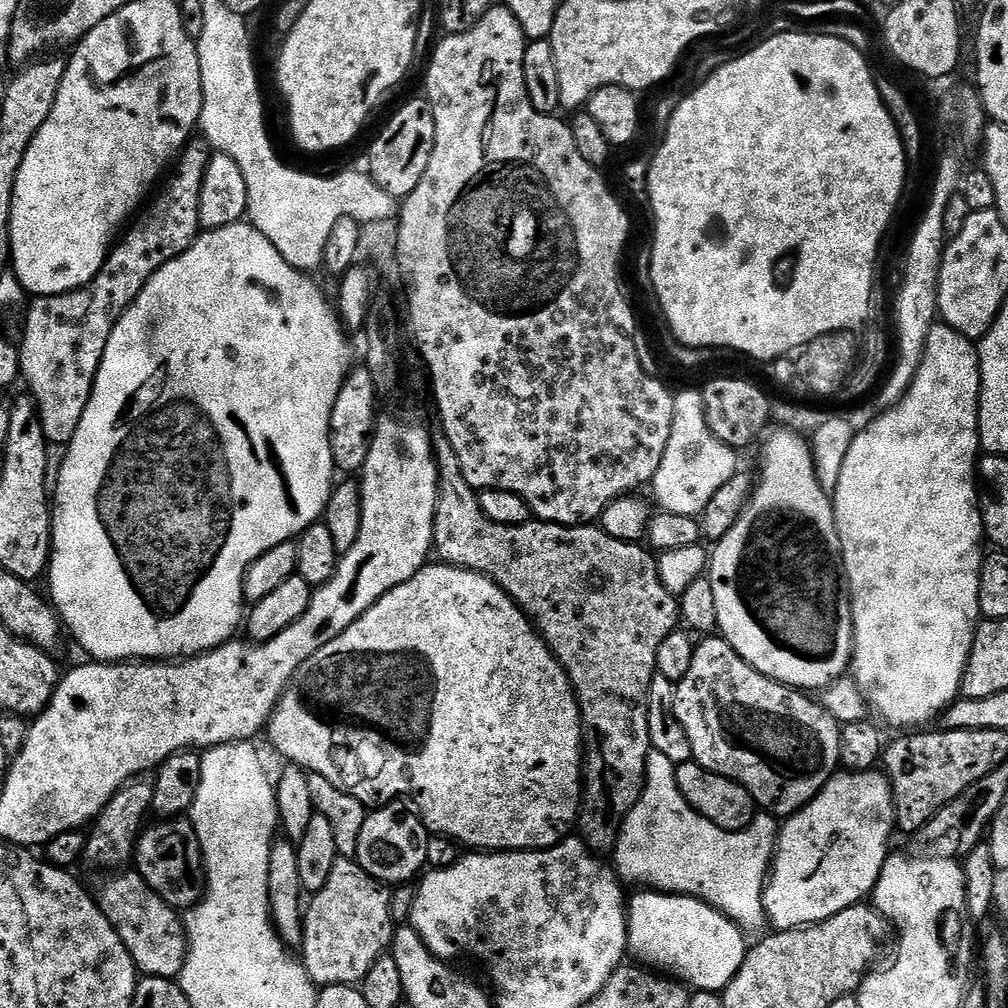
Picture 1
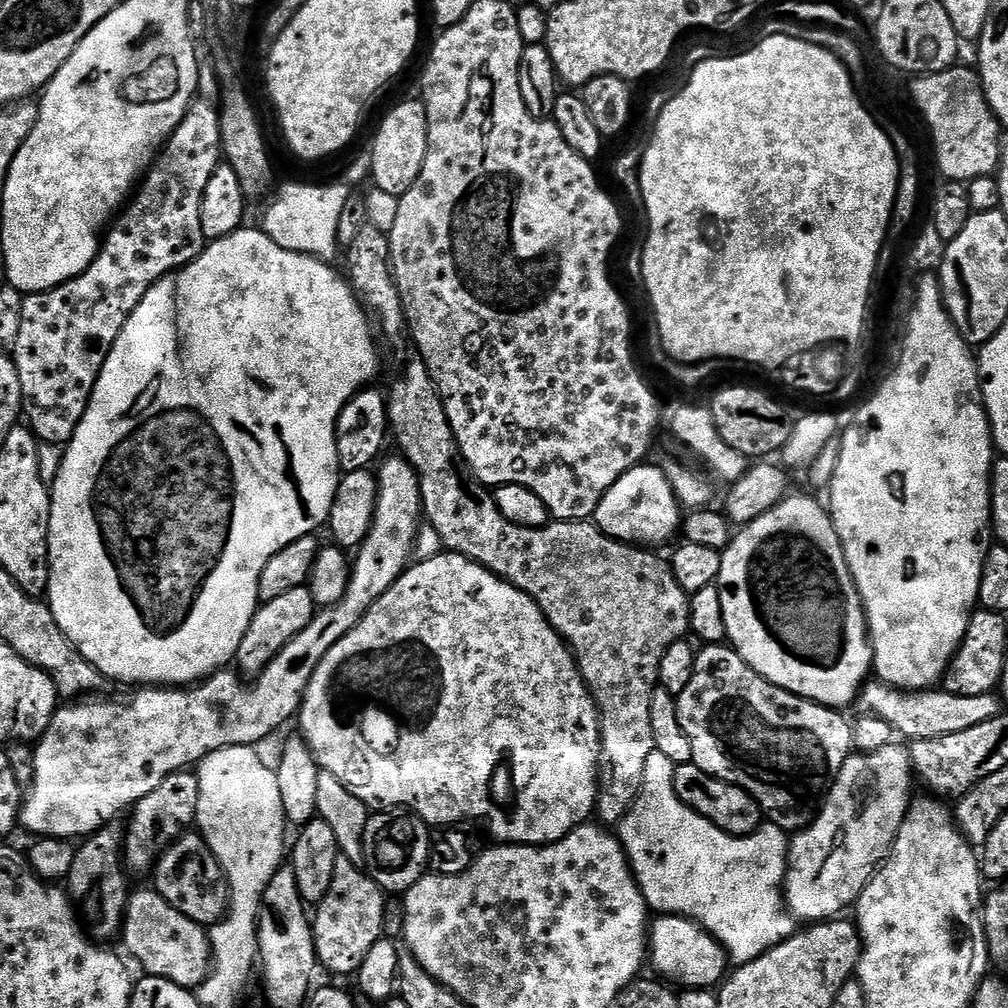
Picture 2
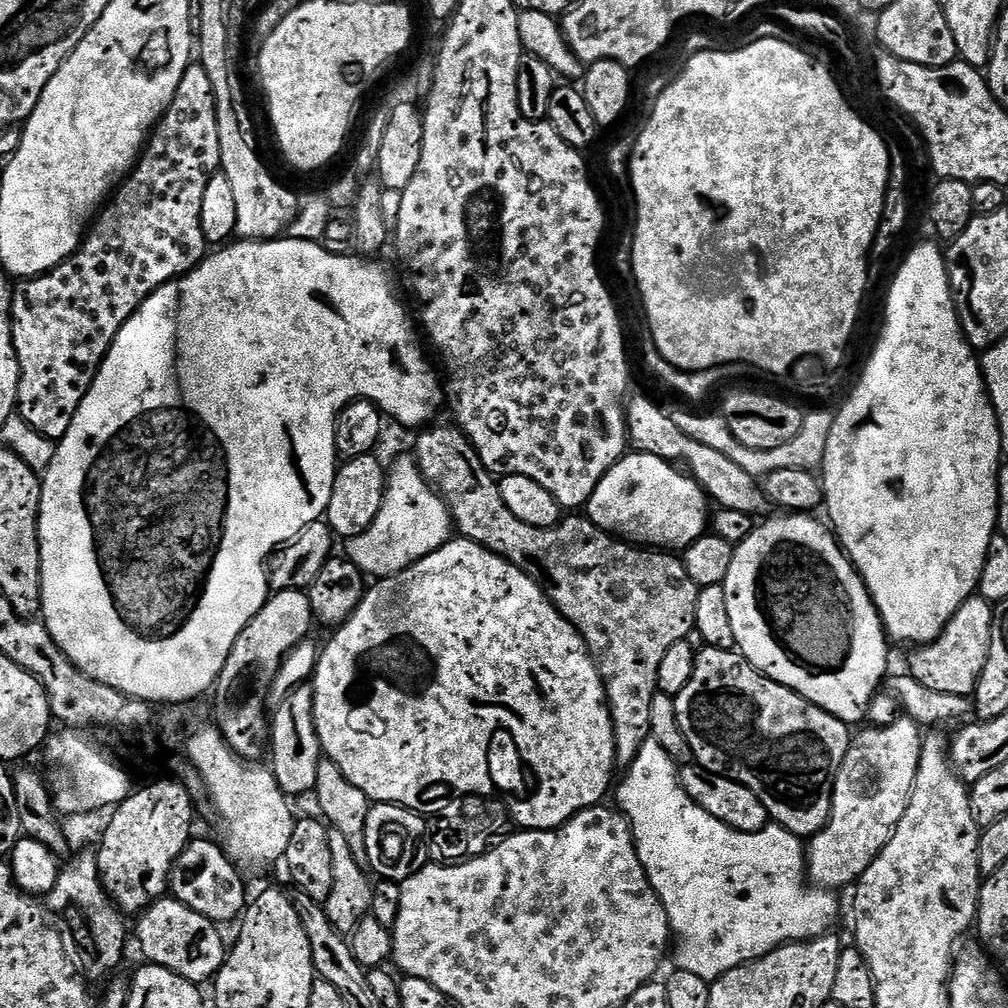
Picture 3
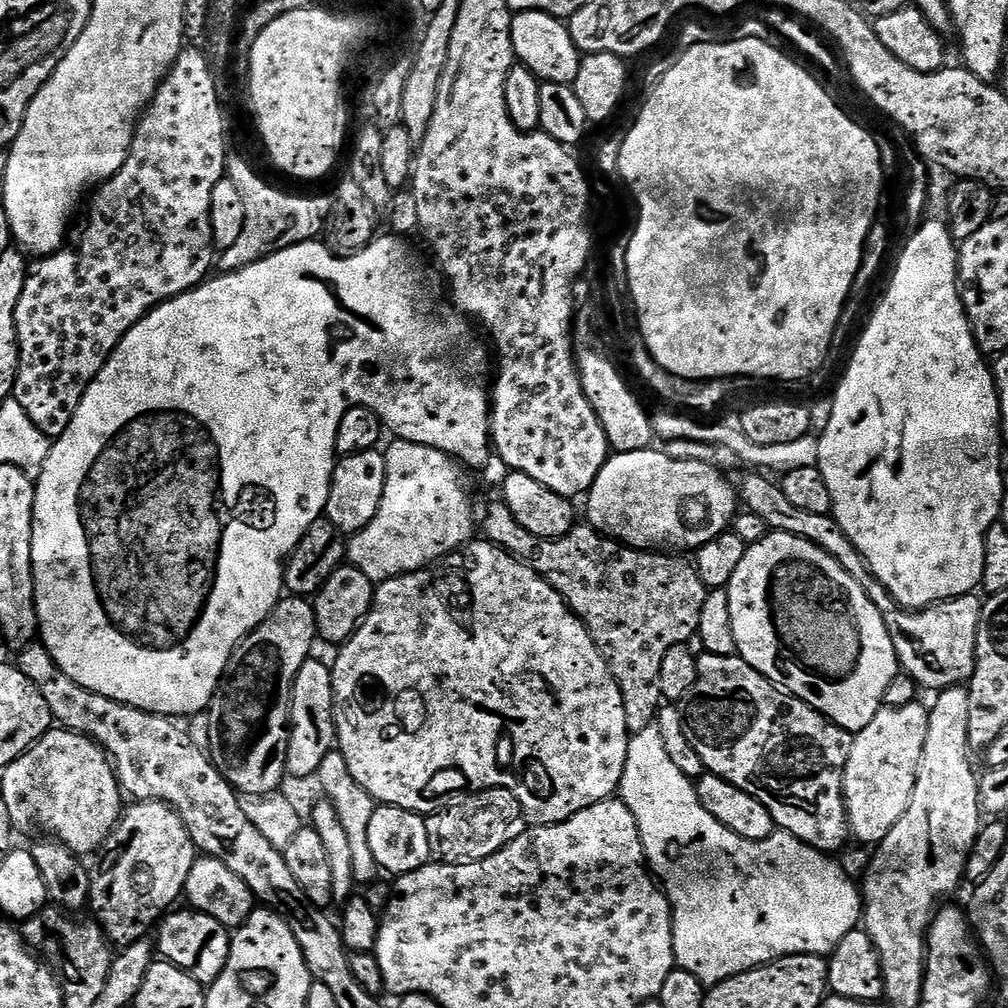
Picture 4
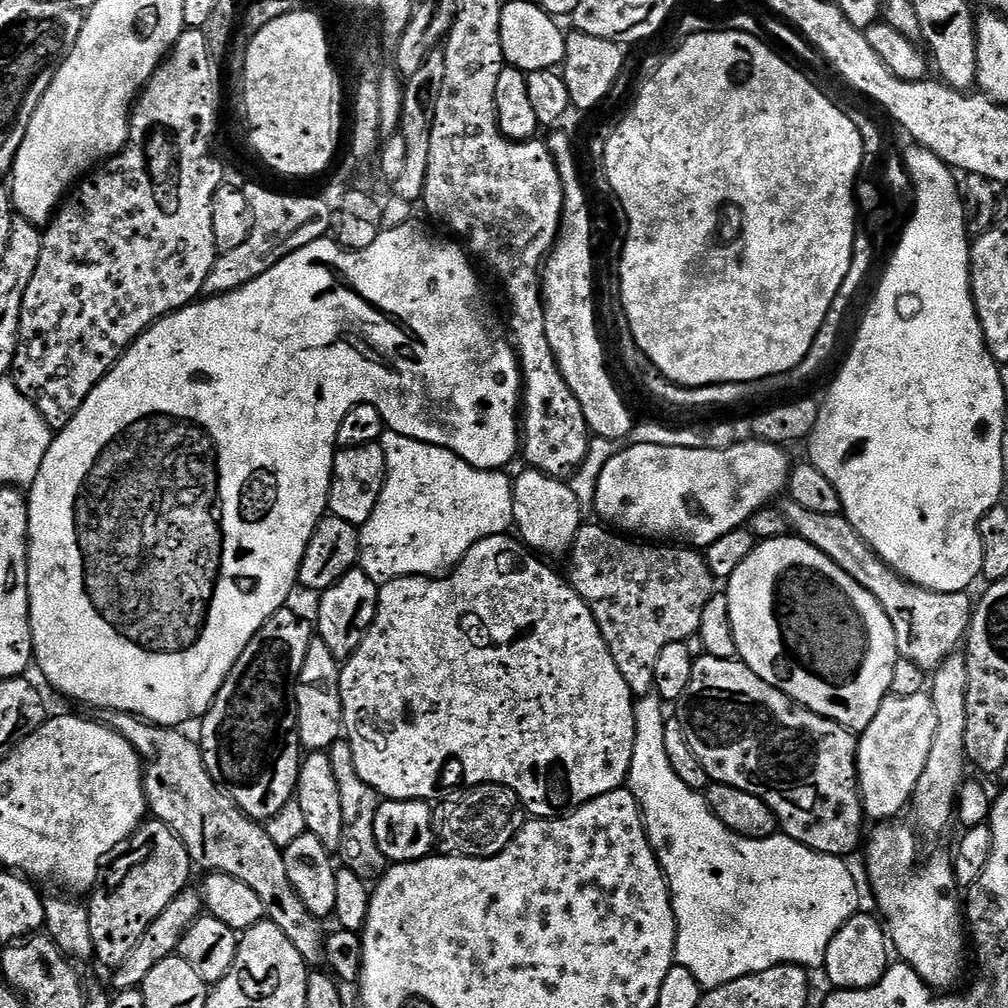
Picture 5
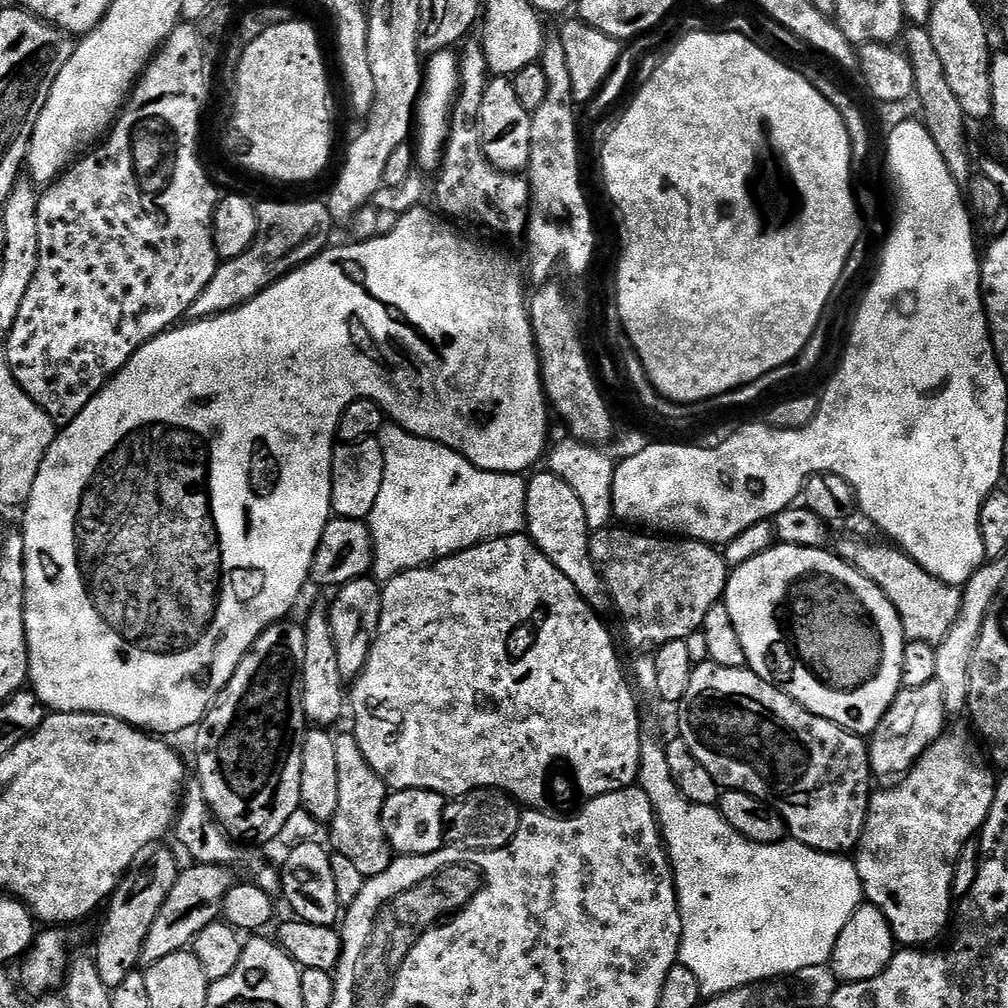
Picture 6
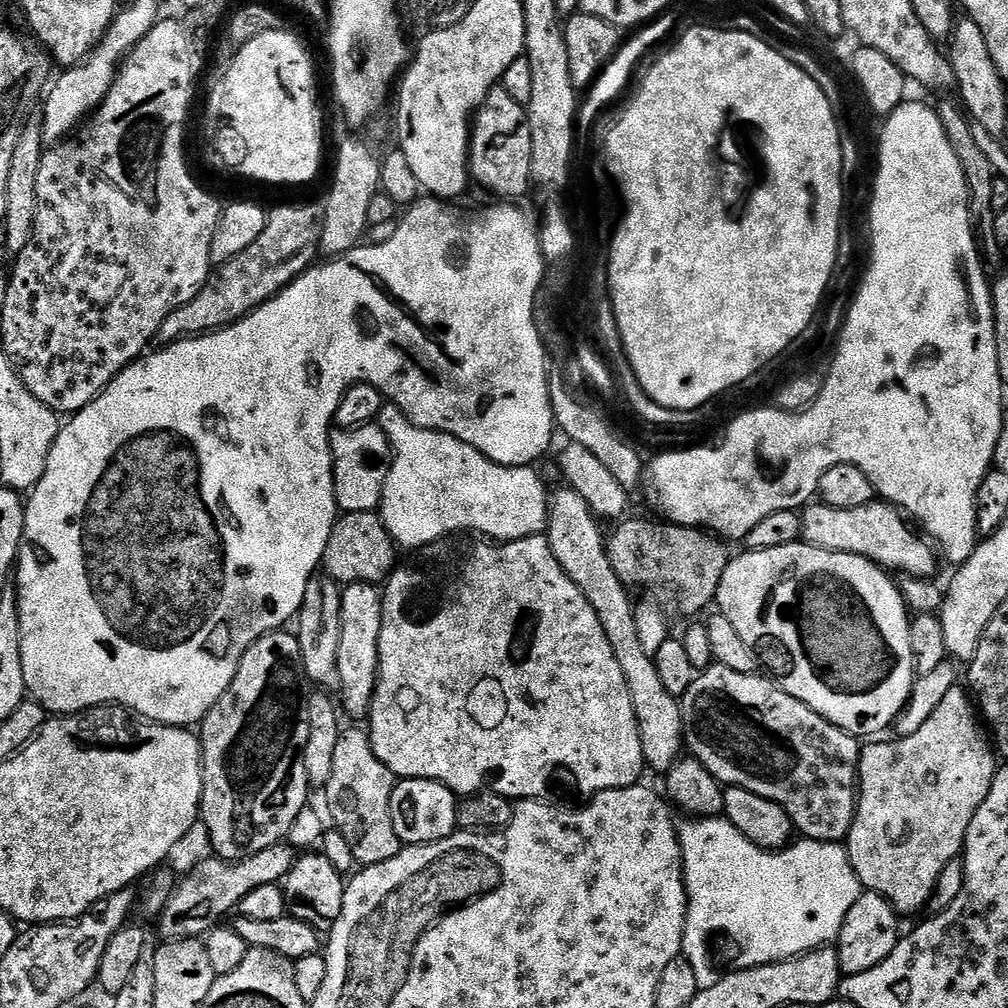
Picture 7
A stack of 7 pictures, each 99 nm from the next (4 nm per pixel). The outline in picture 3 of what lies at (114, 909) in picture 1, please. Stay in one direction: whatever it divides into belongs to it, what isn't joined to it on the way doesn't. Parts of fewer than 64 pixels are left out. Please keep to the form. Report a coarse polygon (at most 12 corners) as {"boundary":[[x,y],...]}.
{"boundary":[[175,898],[139,913],[147,963],[197,986],[224,965],[223,931]]}

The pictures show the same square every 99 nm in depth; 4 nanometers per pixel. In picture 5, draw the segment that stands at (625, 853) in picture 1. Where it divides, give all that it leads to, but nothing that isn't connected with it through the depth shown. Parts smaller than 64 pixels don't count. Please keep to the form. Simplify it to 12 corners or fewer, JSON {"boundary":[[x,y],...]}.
{"boundary":[[636,705],[626,786],[707,990],[819,969],[860,904],[849,861],[732,832]]}

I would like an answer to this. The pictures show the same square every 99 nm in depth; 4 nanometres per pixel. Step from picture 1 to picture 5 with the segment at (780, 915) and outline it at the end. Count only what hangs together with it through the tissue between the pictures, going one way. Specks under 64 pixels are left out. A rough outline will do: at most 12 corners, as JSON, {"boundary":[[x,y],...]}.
{"boundary":[[927,691],[890,694],[856,745],[869,821],[911,805],[934,746]]}

